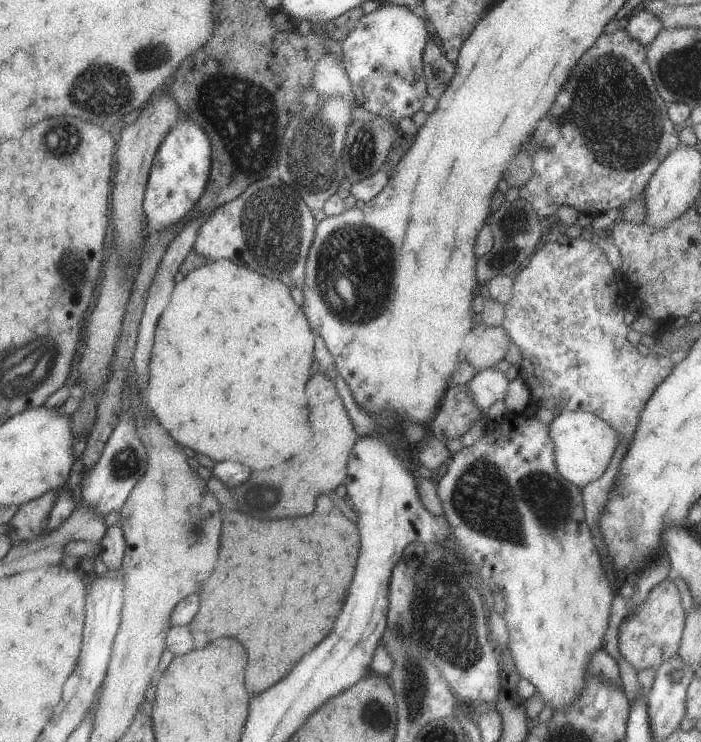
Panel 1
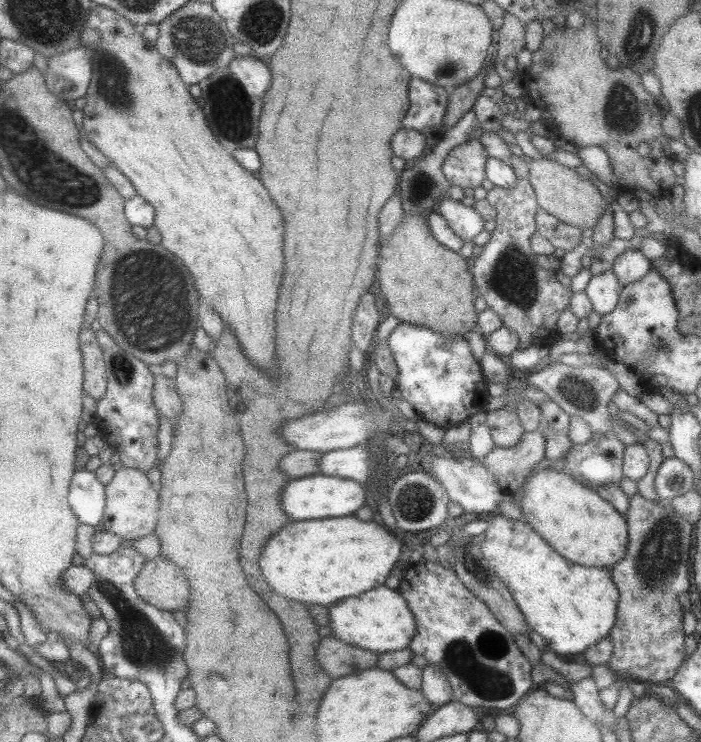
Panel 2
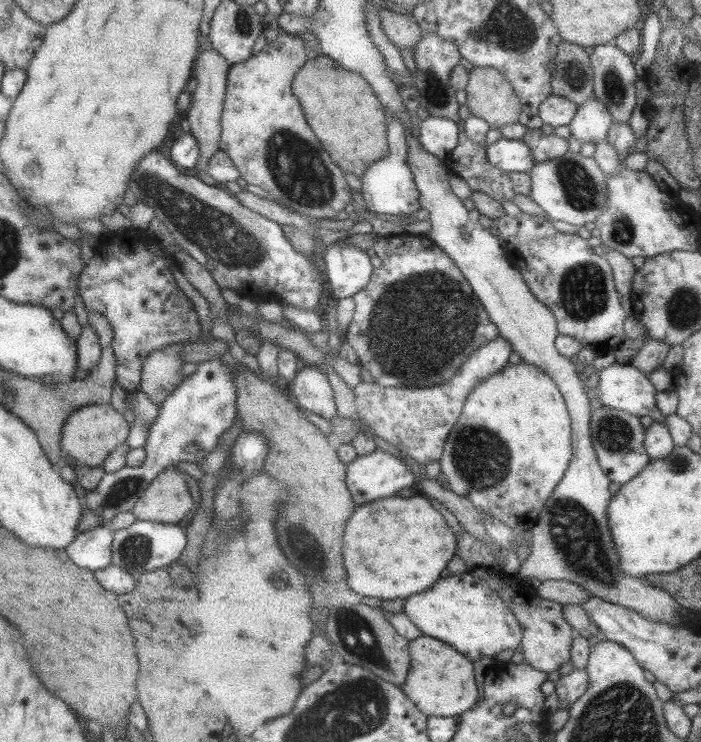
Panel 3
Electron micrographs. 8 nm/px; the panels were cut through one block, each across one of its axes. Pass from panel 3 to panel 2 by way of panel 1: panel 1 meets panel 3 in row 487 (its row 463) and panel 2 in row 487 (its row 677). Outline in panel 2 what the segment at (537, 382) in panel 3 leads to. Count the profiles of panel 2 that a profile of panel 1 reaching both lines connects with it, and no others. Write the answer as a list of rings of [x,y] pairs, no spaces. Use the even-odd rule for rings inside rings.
[[[559,468],[531,472],[521,488],[524,489],[521,509],[525,522],[566,560],[610,570],[626,555],[629,541],[627,518],[596,490],[580,484]]]

